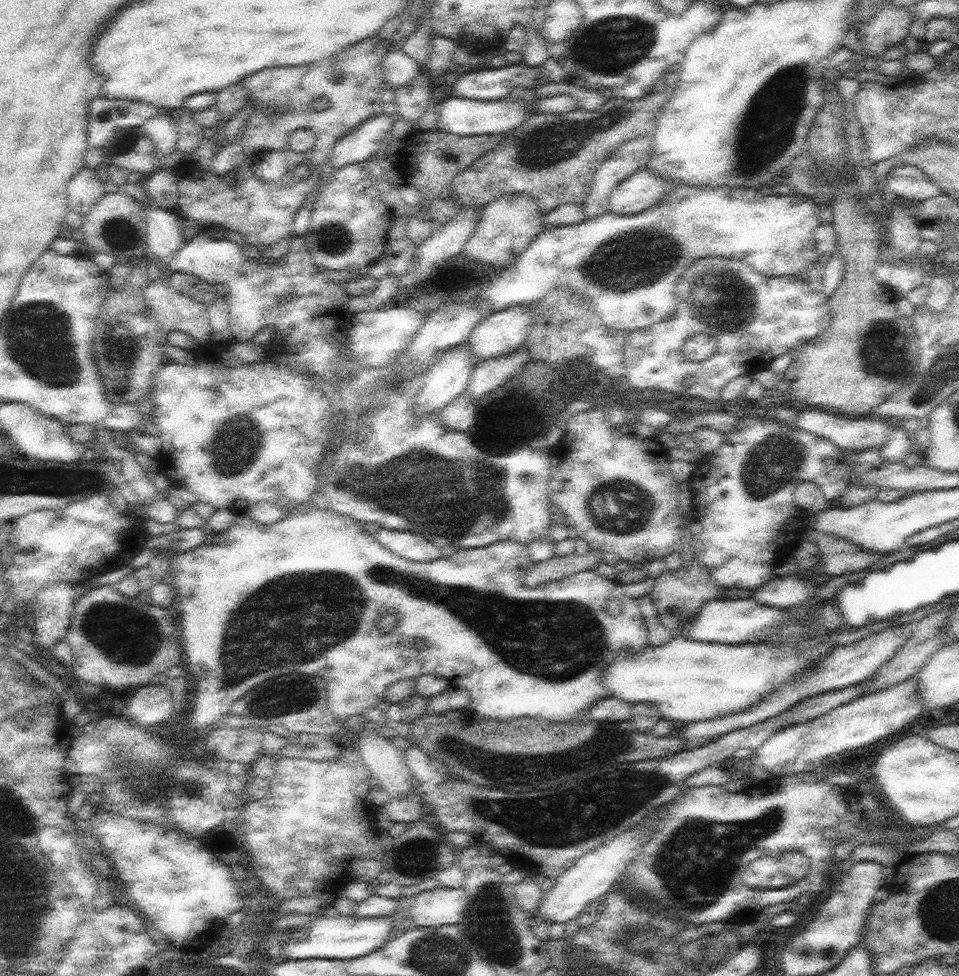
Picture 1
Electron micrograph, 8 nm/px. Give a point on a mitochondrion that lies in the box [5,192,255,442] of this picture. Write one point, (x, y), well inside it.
(40, 338)

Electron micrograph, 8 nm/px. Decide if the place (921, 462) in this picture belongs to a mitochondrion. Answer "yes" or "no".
no

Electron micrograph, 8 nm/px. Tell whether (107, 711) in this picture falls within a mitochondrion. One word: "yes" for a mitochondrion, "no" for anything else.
no

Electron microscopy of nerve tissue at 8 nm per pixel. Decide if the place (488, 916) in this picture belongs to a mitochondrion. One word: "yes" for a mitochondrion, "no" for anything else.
yes

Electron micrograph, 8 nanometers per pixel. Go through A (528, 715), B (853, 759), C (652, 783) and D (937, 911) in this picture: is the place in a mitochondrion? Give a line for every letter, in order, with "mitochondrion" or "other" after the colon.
A: other
B: other
C: mitochondrion
D: mitochondrion

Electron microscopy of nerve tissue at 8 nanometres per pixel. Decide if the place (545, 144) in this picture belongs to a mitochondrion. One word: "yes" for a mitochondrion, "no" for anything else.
yes

